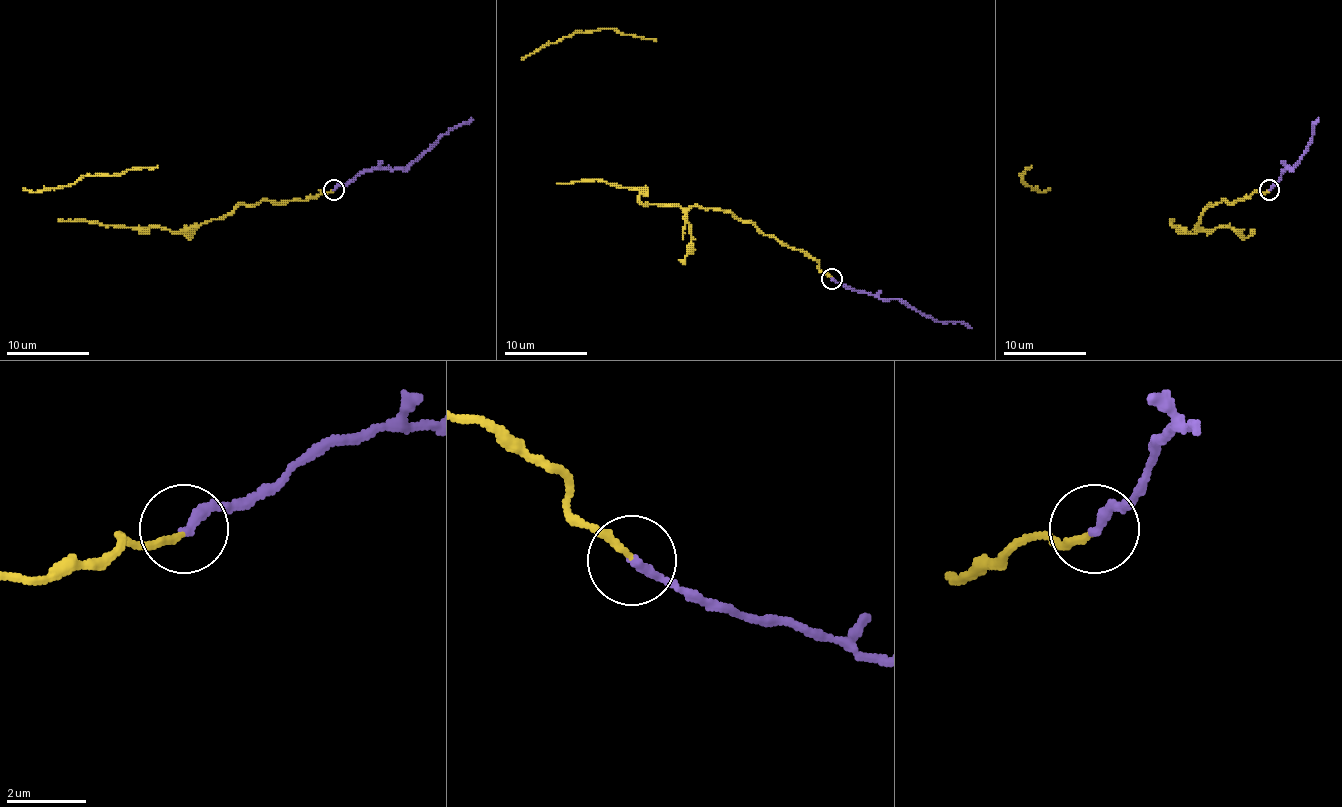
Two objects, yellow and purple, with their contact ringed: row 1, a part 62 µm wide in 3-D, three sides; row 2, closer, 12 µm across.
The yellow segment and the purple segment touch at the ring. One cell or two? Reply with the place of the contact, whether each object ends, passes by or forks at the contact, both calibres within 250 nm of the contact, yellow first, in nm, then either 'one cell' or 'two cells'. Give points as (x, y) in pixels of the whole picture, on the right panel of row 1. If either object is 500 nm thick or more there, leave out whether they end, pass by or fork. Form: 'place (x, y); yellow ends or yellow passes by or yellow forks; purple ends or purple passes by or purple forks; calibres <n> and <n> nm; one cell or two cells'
place (1269, 189); yellow ends; purple ends; calibres 160 and 260 nm; two cells

